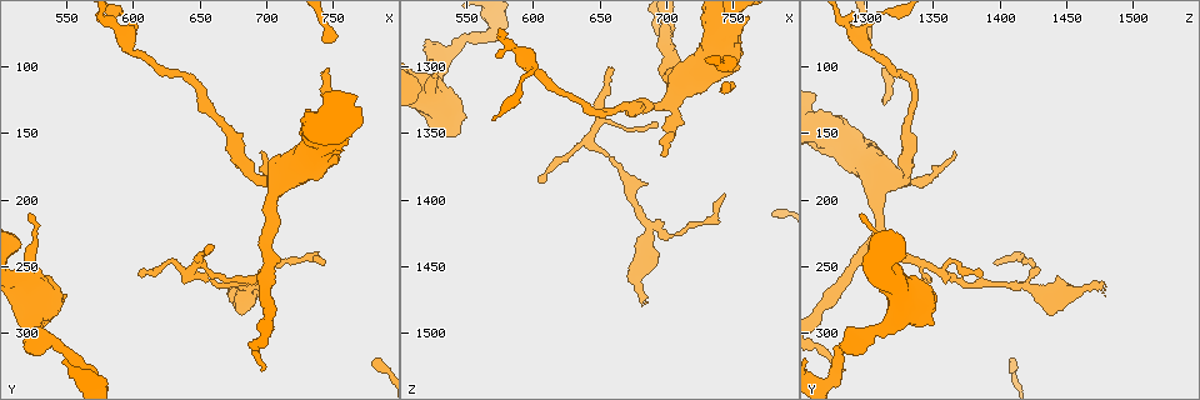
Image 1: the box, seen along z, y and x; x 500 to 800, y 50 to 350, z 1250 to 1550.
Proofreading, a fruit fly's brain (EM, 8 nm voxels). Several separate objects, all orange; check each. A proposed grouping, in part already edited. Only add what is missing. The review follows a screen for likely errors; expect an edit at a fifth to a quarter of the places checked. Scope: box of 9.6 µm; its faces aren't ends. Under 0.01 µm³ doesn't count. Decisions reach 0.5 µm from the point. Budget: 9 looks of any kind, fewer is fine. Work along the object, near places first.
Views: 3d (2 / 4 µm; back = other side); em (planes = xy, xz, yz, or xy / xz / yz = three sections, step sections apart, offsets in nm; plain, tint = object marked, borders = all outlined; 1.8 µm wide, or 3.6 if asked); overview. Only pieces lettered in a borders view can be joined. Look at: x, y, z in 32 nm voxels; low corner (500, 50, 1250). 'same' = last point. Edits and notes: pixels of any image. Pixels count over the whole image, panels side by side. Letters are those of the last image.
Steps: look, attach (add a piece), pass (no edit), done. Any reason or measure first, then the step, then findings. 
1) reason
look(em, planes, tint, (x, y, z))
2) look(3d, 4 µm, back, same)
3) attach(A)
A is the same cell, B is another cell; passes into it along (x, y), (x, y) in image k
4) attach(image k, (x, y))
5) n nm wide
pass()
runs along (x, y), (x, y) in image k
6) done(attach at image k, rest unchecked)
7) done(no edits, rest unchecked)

an open end
look(3d, 4 µm, (698, 330, 1282))

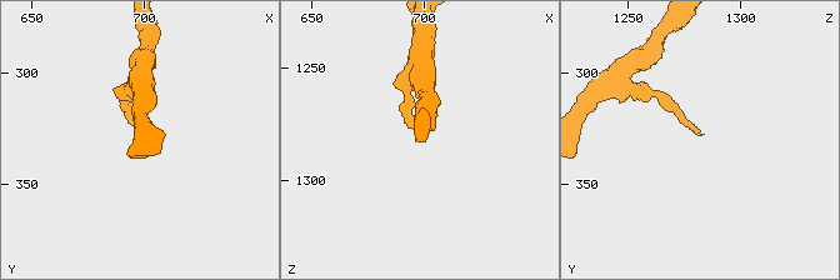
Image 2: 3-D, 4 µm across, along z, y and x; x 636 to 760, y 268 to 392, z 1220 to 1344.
look(em, planes, borders, same)

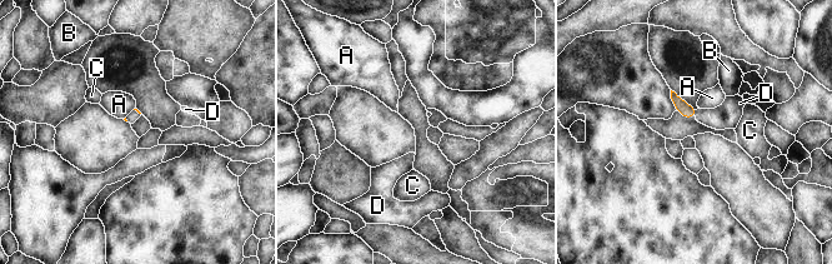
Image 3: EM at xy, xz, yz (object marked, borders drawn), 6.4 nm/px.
attach(D)
D is the same cell, A, B and C are other cells; passes into it along (686, 110), (695, 113), (727, 115) in image 3; the neuron continues

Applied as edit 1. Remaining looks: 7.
look(overview)

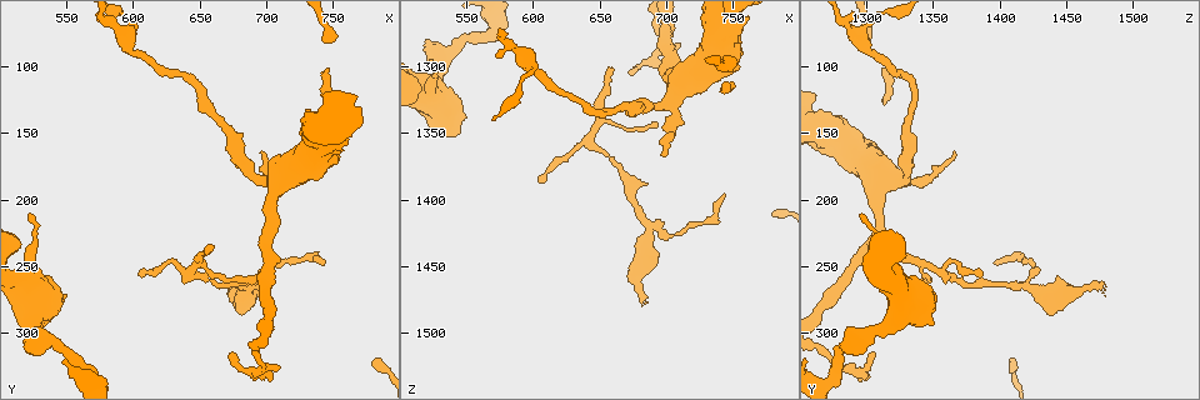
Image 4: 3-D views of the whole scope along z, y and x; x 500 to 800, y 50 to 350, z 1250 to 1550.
tapers out
look(em, planes, borders, (606, 258, 1386))

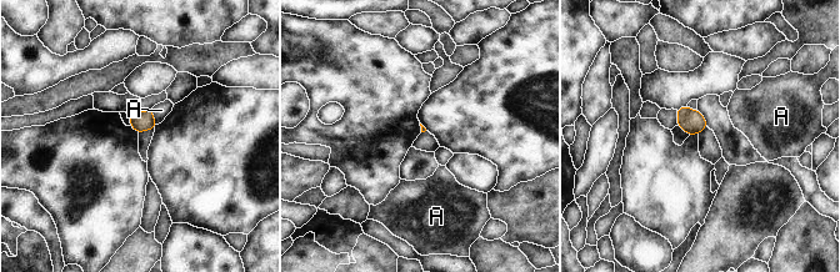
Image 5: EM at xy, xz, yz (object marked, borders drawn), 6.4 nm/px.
pass()
A is another cell; none of them fits

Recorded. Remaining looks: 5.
an open end
look(3d, 4 µm, (658, 234, 1302))

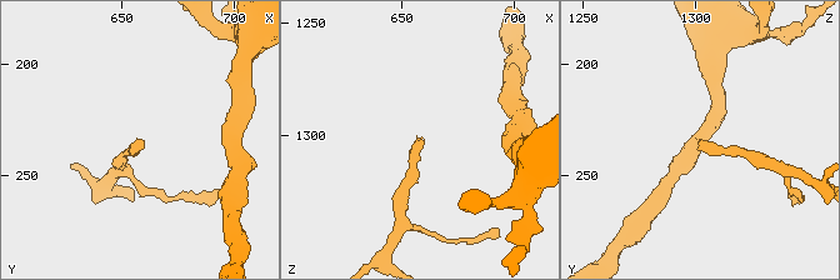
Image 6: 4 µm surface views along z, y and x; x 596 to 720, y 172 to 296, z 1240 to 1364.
need the tissue
look(em, yz, step 16, borders, (658, 234, 1303))

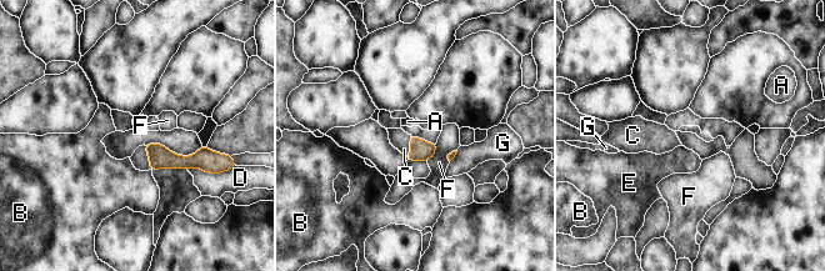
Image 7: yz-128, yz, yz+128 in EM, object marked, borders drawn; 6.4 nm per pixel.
D touches over 160 nm
attach(C)
C is the same cell, A, B, D, E, F and G are other cells; passes into it along (420, 150), (410, 146), (399, 139) in image 7; the neuron continues

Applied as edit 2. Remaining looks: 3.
look(overview)

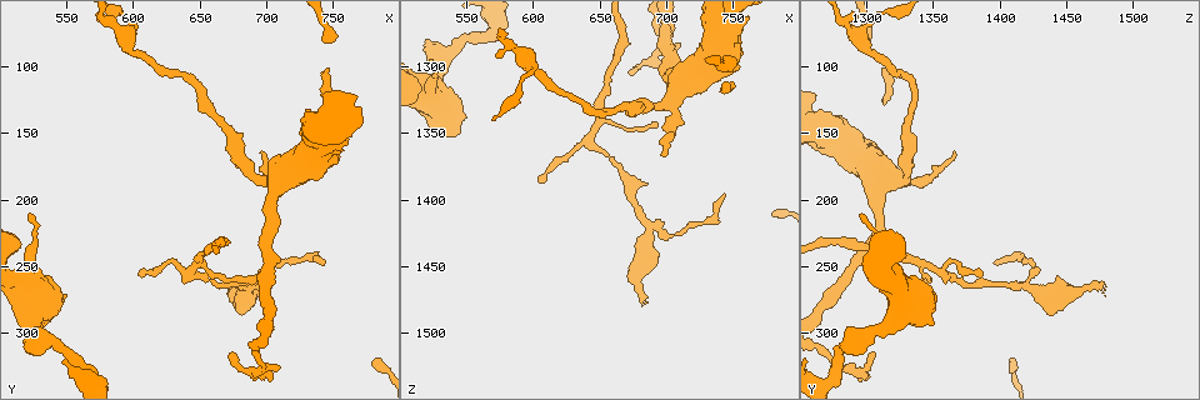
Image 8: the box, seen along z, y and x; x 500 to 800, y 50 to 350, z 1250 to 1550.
free end
look(em, 3.6 µm, yz, step 8, borders, (742, 246, 1396))

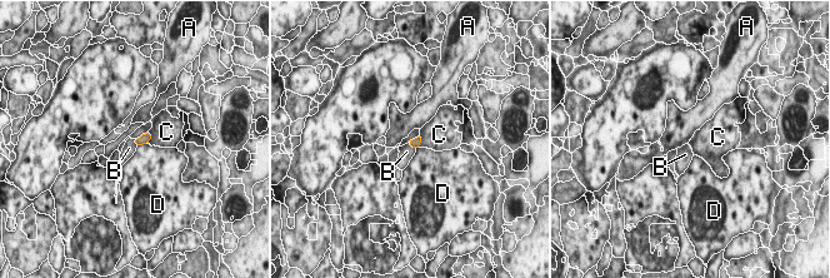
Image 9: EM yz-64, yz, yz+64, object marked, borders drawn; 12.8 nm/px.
another direction
look(em, 3.6 µm, xz, step 16, borders, same)

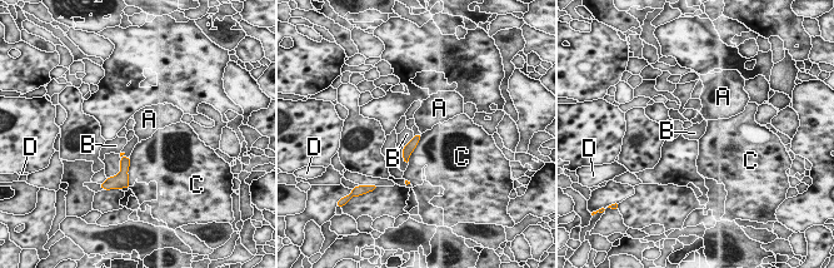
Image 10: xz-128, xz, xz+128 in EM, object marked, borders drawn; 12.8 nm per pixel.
pass()
A, B, C and D are other cells; none of them fits

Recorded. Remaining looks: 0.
done(attach at image 3, attach at image 7, rest unchecked)

